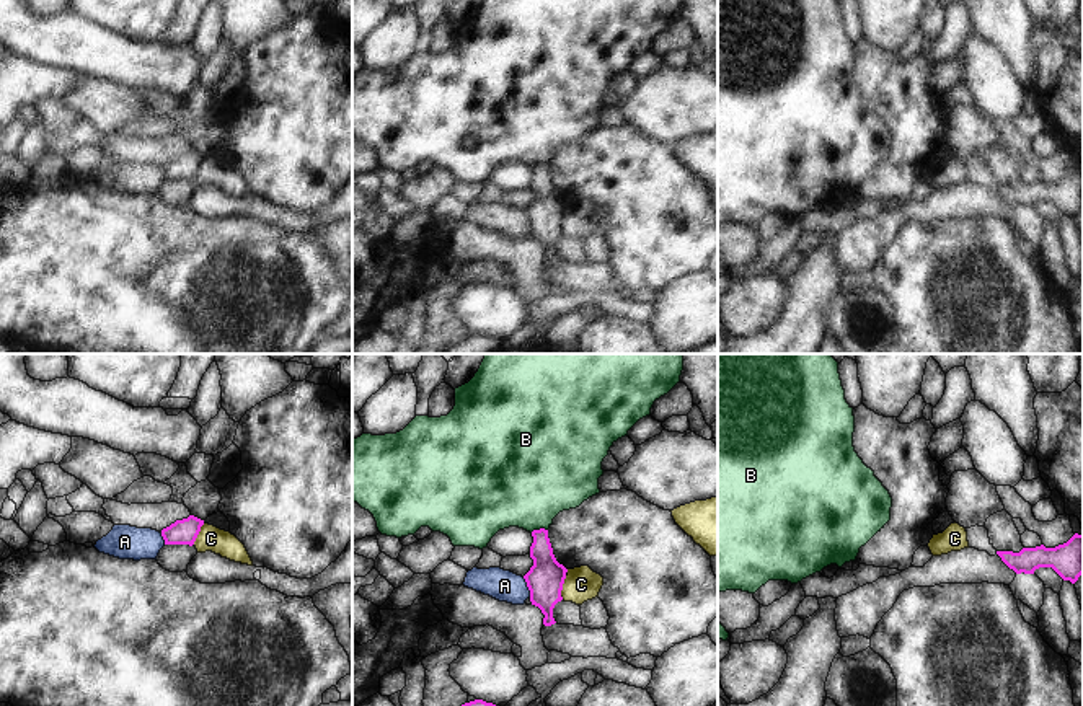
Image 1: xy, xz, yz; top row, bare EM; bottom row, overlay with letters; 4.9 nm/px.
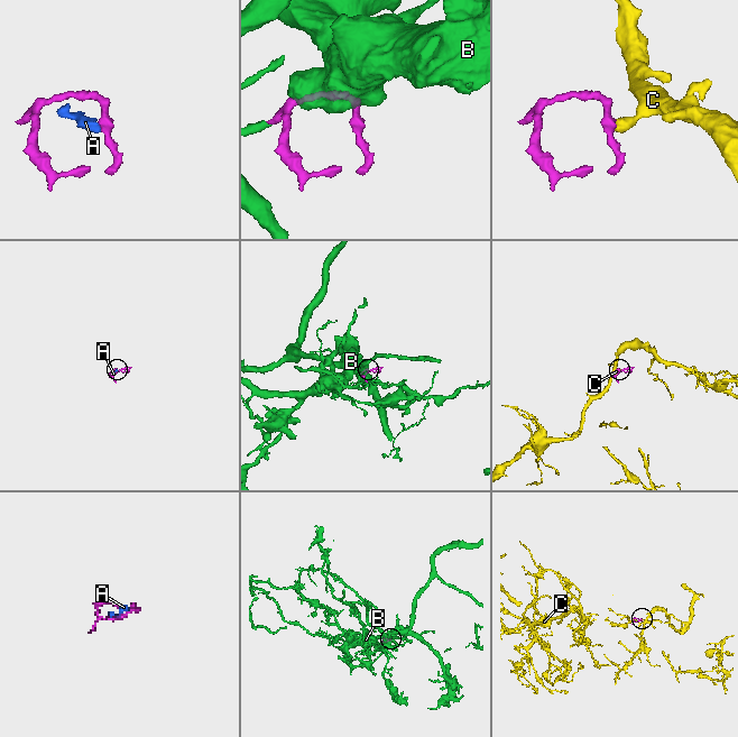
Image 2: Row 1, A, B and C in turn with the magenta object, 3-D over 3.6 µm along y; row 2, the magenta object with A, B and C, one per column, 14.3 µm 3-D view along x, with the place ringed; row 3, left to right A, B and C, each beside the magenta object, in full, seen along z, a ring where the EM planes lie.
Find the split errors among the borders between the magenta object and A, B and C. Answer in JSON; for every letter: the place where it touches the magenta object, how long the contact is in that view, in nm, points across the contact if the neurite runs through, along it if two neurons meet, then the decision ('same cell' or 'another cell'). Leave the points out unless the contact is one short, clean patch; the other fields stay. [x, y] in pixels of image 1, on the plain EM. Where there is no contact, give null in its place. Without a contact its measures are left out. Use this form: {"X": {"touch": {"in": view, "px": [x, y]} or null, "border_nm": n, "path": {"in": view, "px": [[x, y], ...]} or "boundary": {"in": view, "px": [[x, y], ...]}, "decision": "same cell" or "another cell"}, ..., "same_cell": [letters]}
{"A": {"touch": {"in": "xz", "px": [527, 220]}, "border_nm": 100, "boundary": {"in": "xz", "px": [[522, 212], [530, 230]]}, "decision": "another cell"}, "B": {"touch": {"in": "xz", "px": [540, 163]}, "border_nm": 90, "decision": "same cell"}, "C": {"touch": {"in": "xz", "px": [561, 222]}, "border_nm": 120, "boundary": {"in": "xz", "px": [[566, 211], [561, 220], [561, 233]]}, "decision": "another cell"}, "same_cell": ["B"]}

